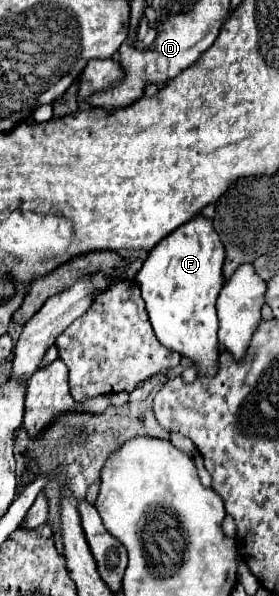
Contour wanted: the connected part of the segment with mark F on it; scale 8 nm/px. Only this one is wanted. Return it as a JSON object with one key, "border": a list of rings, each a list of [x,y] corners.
{"border":[[[199,215],[189,223],[181,225],[171,235],[167,235],[161,243],[157,243],[157,247],[153,247],[153,251],[145,259],[141,271],[135,275],[135,285],[141,289],[141,297],[147,303],[147,313],[157,339],[165,347],[177,351],[179,355],[189,357],[197,365],[197,373],[207,375],[213,375],[213,371],[217,371],[219,343],[217,343],[215,301],[223,287],[223,273],[221,273],[223,261],[225,261],[225,249],[221,247],[217,231],[213,231],[213,223]]]}

